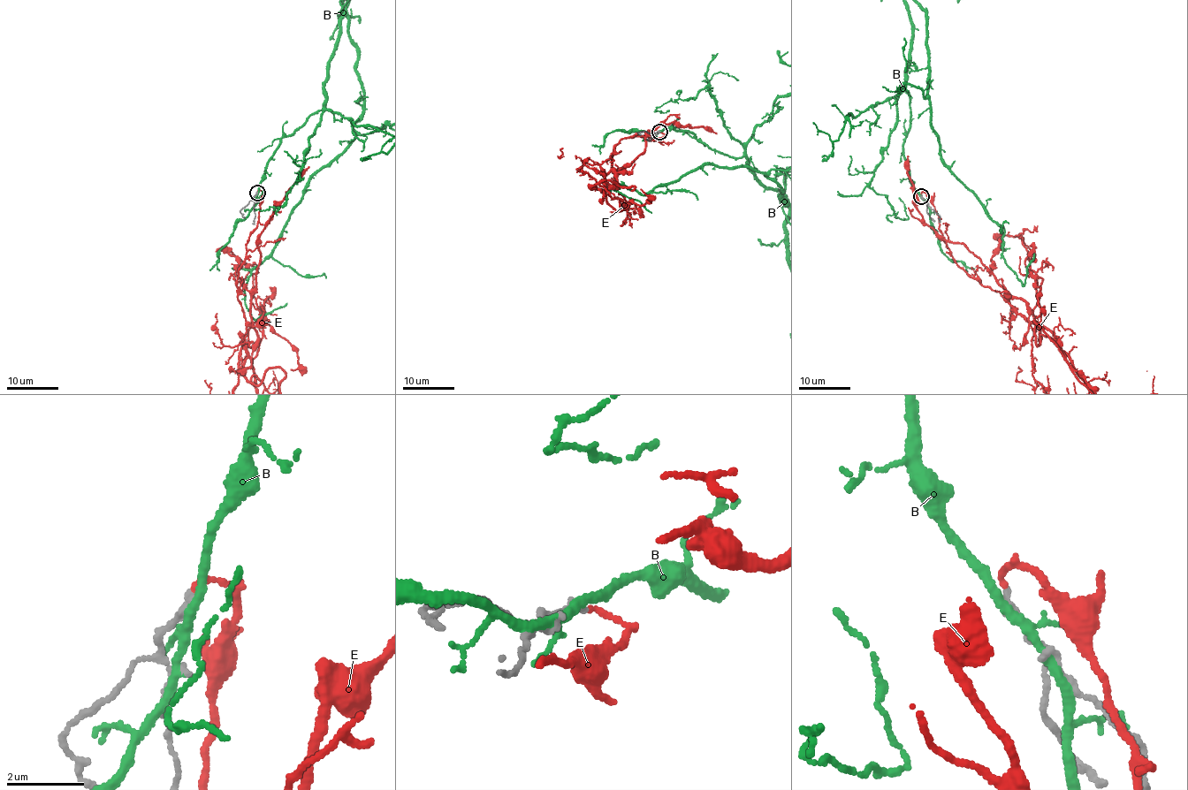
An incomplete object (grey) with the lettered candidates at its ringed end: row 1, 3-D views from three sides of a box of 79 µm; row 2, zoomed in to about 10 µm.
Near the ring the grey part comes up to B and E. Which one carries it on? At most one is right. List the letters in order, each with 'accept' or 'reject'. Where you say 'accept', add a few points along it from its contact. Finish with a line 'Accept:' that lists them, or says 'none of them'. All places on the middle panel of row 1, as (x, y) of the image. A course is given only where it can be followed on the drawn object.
B: reject
E: reject
Accept: none of them

